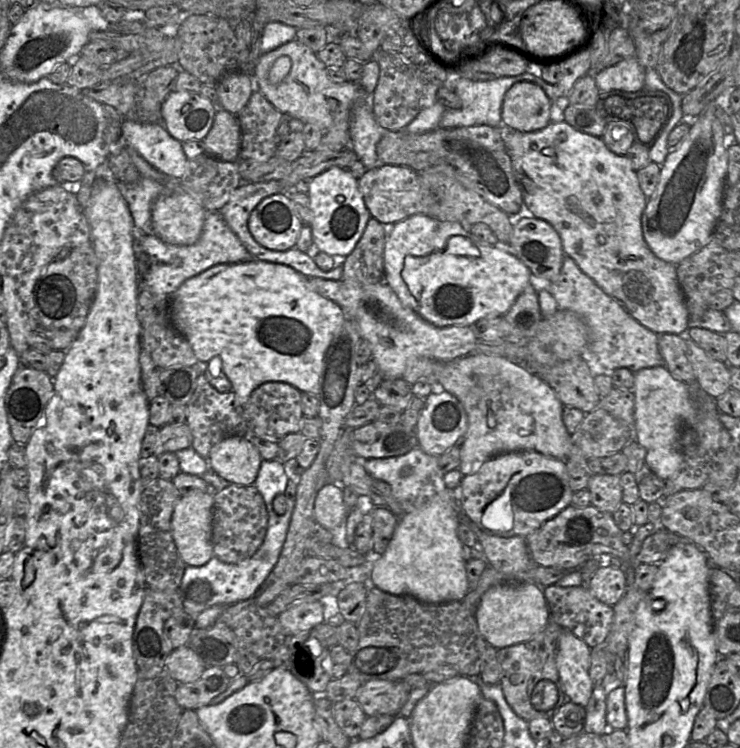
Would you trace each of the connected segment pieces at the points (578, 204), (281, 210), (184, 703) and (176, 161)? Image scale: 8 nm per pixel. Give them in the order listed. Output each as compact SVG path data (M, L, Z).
M565 121L558 123L550 122L545 128L534 132L512 131L512 133L504 134L503 139L512 161L516 180L522 191L523 210L529 211L534 217L543 219L552 225L560 236L565 255L571 257L586 275L607 295L618 301L637 322L656 334L686 336L690 327L690 320L685 297L678 282L676 265L665 262L655 256L644 240L642 214L648 198L646 198L640 188L637 171L632 168L629 158L626 155L617 155L610 151L601 137L577 131Z
M277 193L265 198L254 208L248 220L254 239L274 251L295 248L303 225L289 193Z
M210 666L205 669L198 680L179 684L176 700L184 710L196 710L209 705L210 701L223 693L231 682L232 679L225 674L222 667Z
M123 119L122 138L155 169L171 180L181 180L188 158L183 143L171 136L162 123Z

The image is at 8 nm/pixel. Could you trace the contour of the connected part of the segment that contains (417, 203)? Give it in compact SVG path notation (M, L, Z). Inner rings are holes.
M377 166L366 171L358 186L371 216L382 224L395 224L415 214L431 216L432 195L421 185L419 174L409 167Z

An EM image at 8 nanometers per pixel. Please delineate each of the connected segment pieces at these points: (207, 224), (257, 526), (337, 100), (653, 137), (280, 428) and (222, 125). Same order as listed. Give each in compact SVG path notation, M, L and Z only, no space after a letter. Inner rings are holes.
M207 212L200 238L193 245L181 246L163 242L155 235L146 235L134 226L134 238L149 259L149 269L141 280L141 289L155 295L155 301L169 302L171 295L189 278L218 264L246 263L255 258L246 250L228 227L220 212Z
M230 484L213 493L212 545L214 556L236 564L252 557L262 545L268 525L268 512L262 495L254 485Z
M292 40L280 47L261 54L251 74L255 88L264 94L270 103L285 116L300 119L303 123L316 124L326 137L333 137L334 143L350 147L350 111L353 105L366 97L359 82L335 83L327 75L326 65L317 54L298 40ZM280 57L291 59L291 69L279 84L269 82L269 71Z
M642 89L637 92L625 92L620 90L600 92L595 107L606 122L618 120L630 122L635 131L635 142L647 146L648 150L650 150L650 147L656 142L663 131L661 126L666 120L668 110L670 110L671 100L663 91L647 90L648 89Z
M265 382L257 387L244 406L247 430L276 442L290 433L299 433L304 418L301 393L297 388L285 382Z
M219 109L203 142L205 154L223 161L236 162L241 149L241 129L237 116Z

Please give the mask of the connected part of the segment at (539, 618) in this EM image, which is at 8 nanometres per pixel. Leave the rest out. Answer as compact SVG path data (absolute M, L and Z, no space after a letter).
M508 582L494 585L482 595L474 617L485 641L500 649L533 639L550 621L550 610L540 584Z

